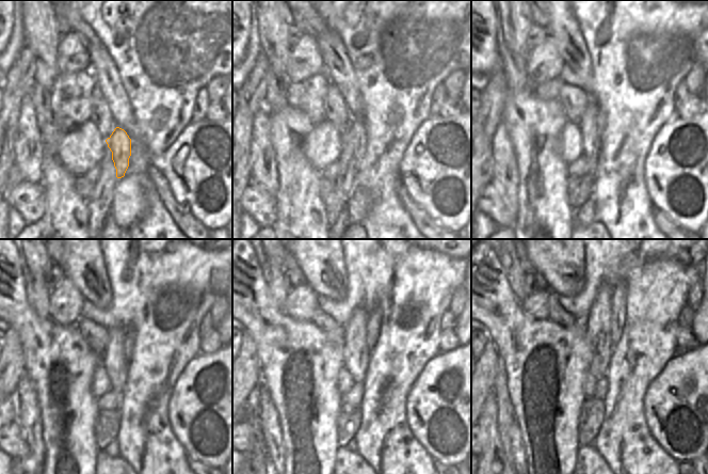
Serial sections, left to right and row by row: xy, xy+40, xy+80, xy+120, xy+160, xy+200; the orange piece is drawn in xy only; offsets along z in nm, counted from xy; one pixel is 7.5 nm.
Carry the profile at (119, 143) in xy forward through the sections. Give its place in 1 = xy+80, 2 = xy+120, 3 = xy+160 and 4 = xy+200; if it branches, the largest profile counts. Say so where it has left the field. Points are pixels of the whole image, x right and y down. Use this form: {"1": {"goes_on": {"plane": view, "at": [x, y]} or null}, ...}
{"1": {"goes_on": {"plane": "xy+80", "at": [601, 117]}}, "2": {"goes_on": {"plane": "xy+120", "at": [129, 335]}}, "3": {"goes_on": {"plane": "xy+160", "at": [375, 318]}}, "4": {"goes_on": {"plane": "xy+200", "at": [620, 297]}}}

